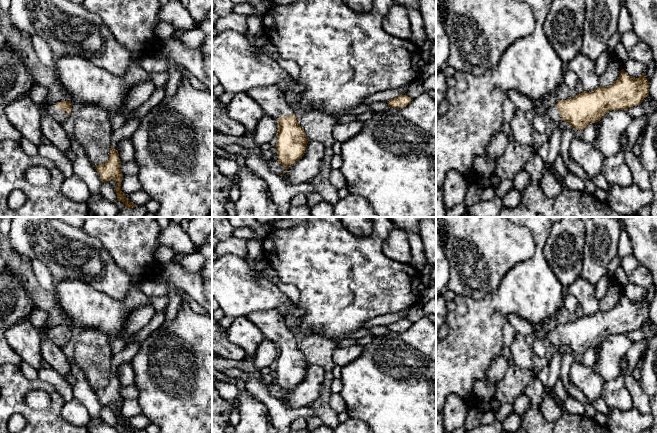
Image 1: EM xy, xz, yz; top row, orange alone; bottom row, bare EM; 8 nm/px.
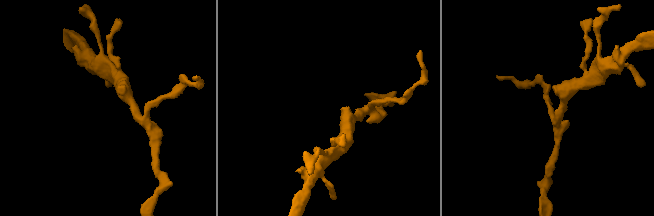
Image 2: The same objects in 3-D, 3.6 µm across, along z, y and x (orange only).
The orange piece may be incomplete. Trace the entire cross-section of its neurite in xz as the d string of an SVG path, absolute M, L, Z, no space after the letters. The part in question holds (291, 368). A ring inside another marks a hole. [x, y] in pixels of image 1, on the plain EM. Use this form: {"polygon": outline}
{"polygon": "M275 309L251 313L246 315L246 318L261 331L265 339L275 342L278 346L277 368L275 371L278 379L277 387L286 392L284 397L280 399L282 402L290 390L302 383L309 364L299 349L299 344L295 340L293 332L289 329L288 318L282 317Z"}

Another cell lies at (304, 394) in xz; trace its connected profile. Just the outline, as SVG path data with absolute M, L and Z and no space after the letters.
M308 365L304 380L287 393L283 405L291 409L311 406L319 397L325 373L321 366Z

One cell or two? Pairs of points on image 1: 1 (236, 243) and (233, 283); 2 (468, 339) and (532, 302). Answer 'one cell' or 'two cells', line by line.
1: two cells
2: one cell

